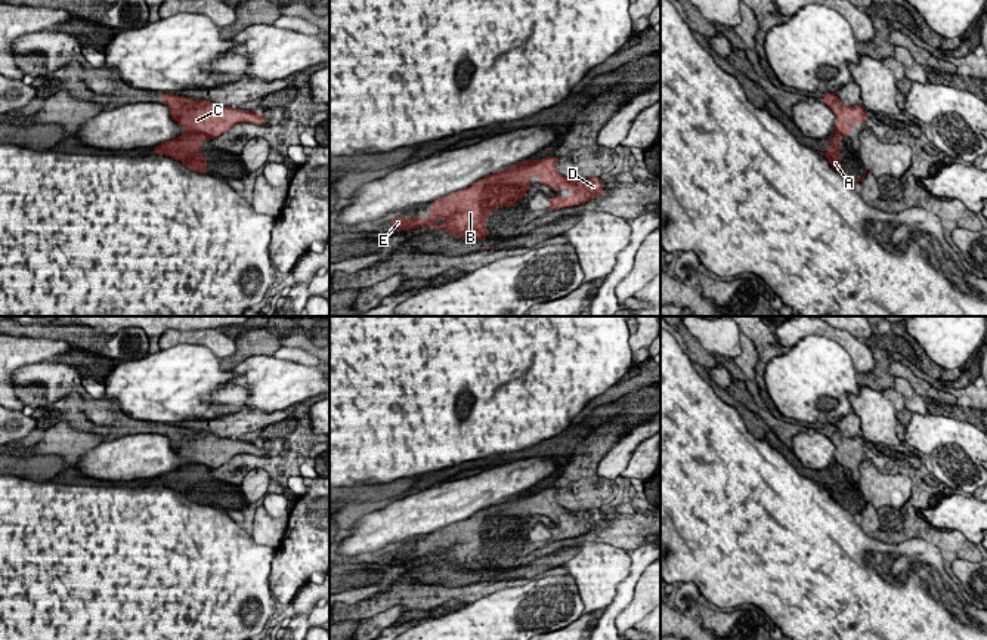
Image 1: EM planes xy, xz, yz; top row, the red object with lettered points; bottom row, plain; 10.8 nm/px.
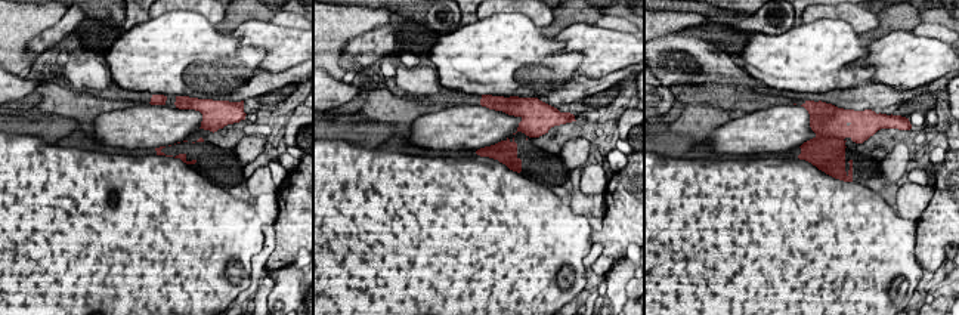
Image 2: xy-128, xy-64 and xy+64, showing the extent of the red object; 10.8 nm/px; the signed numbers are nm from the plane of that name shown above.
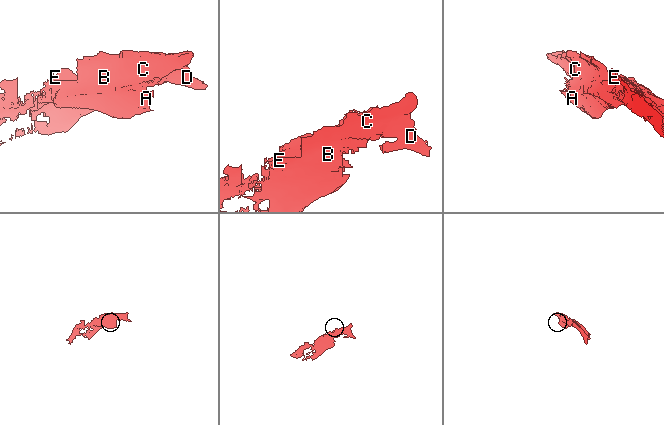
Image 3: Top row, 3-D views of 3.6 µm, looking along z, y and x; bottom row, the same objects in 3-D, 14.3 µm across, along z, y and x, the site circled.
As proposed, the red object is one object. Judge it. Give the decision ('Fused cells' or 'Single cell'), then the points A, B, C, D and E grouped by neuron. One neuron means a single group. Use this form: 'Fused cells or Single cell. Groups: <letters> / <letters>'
Fused cells. Groups: A / B C D E

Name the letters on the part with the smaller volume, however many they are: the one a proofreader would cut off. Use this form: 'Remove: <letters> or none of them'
Remove: A

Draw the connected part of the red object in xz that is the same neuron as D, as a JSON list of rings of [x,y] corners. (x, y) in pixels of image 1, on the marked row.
[[[545,157],[535,164],[510,167],[498,173],[489,174],[477,182],[474,182],[467,189],[449,194],[443,198],[437,198],[430,205],[428,217],[392,217],[392,231],[411,231],[420,226],[428,226],[430,229],[442,229],[458,238],[467,239],[486,239],[491,231],[486,229],[486,219],[492,211],[498,213],[499,207],[513,207],[526,191],[532,186],[529,182],[533,176],[538,182],[550,186],[551,189],[570,189],[572,194],[564,198],[557,195],[550,198],[550,210],[560,210],[572,205],[585,204],[600,195],[604,195],[601,180],[598,177],[591,177],[587,180],[573,180],[570,177],[561,176],[556,168],[559,158]]]

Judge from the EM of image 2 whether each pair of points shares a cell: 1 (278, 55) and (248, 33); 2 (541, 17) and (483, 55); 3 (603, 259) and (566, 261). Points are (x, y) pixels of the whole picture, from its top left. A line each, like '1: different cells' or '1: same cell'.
1: same cell
2: different cells
3: different cells

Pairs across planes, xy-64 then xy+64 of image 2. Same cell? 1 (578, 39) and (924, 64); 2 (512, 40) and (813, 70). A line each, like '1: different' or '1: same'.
1: same
2: same

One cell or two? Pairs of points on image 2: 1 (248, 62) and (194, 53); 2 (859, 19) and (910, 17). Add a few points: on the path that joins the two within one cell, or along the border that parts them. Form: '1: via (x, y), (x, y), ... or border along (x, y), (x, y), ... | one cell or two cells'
1: via (235, 62), (207, 61) | one cell
2: border along (878, 15), (878, 24), (859, 34) | two cells

